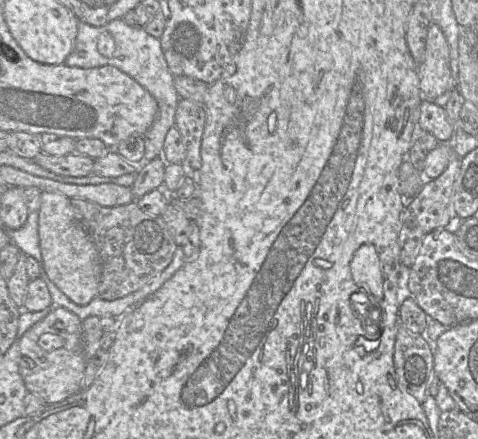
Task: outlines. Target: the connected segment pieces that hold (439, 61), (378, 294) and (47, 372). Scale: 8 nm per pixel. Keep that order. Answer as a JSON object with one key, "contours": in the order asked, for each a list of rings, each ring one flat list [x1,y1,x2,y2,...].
{"contours":[[[431,24,426,39,424,61,418,66,420,90,424,99,434,101,453,88,450,48,436,24]],[[363,245,354,254,350,263,352,278,358,287,364,291,368,298,373,299,371,306,381,309,383,297,383,277,381,272,381,262,379,254,373,245]],[[60,306,51,307,49,313,30,327,20,338,19,372,28,392,40,396,46,404,60,402,82,389,85,371,82,320]]]}

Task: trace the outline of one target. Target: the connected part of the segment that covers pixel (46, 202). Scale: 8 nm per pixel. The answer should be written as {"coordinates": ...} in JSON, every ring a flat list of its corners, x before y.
{"coordinates":[[42,191,38,234,41,255,49,279,74,303,89,304,98,295,101,259,92,238,77,218,68,197]]}

